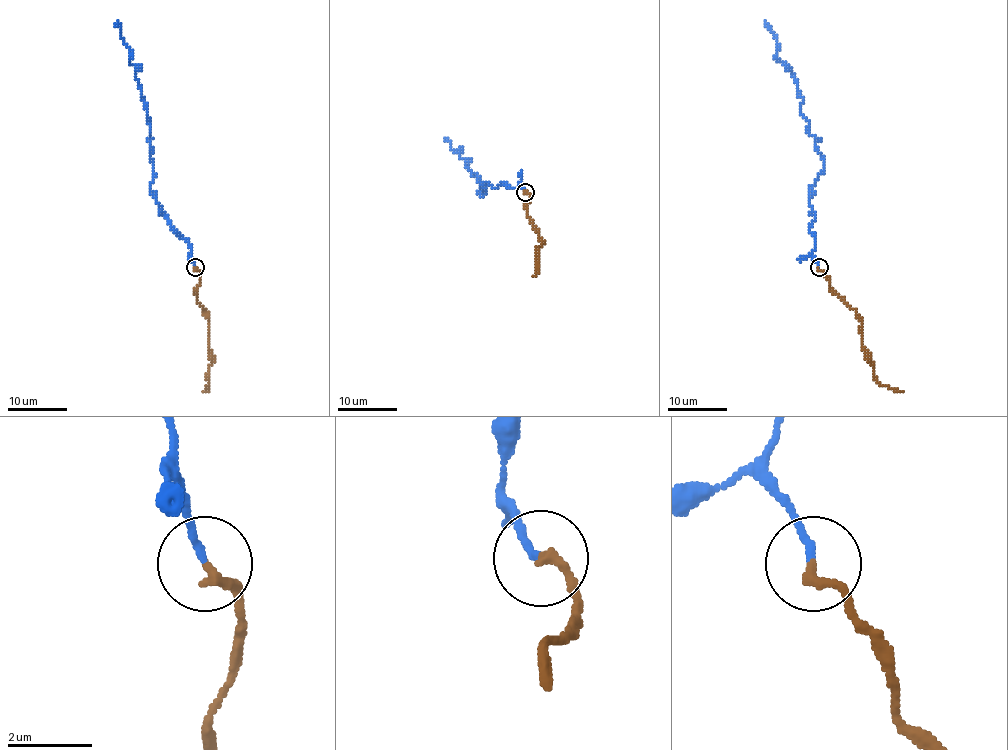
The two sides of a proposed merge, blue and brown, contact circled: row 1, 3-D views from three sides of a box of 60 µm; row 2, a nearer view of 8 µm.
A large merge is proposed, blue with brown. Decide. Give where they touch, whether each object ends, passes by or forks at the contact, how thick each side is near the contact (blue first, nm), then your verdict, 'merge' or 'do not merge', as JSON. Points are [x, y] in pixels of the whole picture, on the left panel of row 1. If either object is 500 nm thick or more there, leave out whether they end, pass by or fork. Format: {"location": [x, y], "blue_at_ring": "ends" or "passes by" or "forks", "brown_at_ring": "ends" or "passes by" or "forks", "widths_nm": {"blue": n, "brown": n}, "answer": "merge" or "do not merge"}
{"location": [195, 267], "blue_at_ring": "ends", "brown_at_ring": "ends", "widths_nm": {"blue": 170, "brown": 240}, "answer": "do not merge"}

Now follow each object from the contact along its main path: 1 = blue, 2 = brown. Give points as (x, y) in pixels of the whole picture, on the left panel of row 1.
1: (195, 267), (190, 245), (176, 232), (151, 186), (149, 121), (118, 21)
2: (195, 267), (199, 270), (196, 299), (205, 310), (212, 360), (208, 391), (204, 392)

